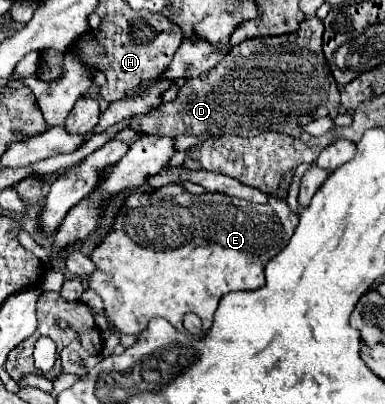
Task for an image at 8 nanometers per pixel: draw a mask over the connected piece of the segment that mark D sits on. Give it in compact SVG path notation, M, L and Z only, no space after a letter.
M318 16L306 18L300 24L300 30L290 36L270 36L270 38L248 38L240 42L238 46L232 46L230 52L210 70L196 78L186 78L184 84L178 88L178 96L164 102L158 110L136 116L128 124L136 134L148 134L148 136L168 136L174 138L178 134L186 136L224 136L224 134L236 134L236 136L258 136L262 132L284 132L288 136L298 138L302 134L302 126L298 120L302 116L312 114L318 106L324 106L328 114L334 118L338 114L340 106L340 94L336 80L332 80L330 68L322 54L322 20Z

